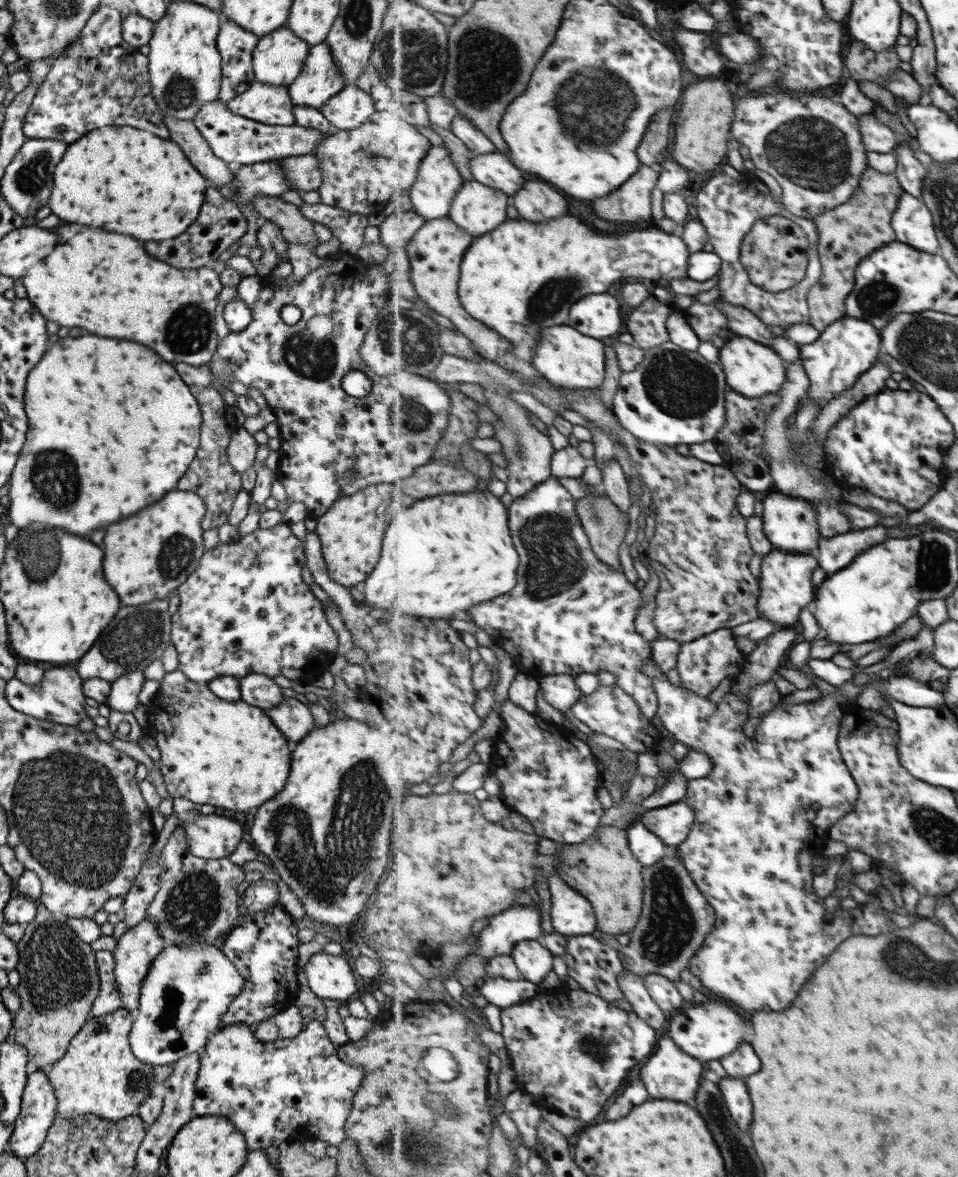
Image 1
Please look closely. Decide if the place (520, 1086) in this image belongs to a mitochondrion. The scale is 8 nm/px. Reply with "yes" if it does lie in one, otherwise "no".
no

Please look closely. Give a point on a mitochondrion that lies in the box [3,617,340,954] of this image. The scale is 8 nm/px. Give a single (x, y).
(70, 813)

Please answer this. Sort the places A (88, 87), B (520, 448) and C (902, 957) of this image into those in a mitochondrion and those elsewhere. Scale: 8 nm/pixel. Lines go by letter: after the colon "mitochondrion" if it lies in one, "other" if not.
A: other
B: mitochondrion
C: mitochondrion

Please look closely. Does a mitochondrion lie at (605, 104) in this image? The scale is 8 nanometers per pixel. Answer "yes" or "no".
yes

